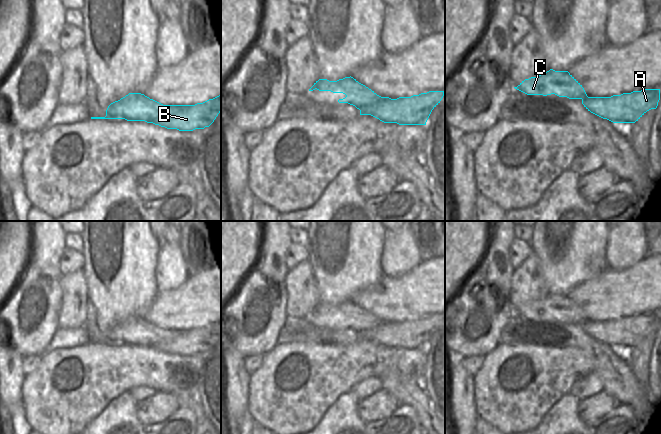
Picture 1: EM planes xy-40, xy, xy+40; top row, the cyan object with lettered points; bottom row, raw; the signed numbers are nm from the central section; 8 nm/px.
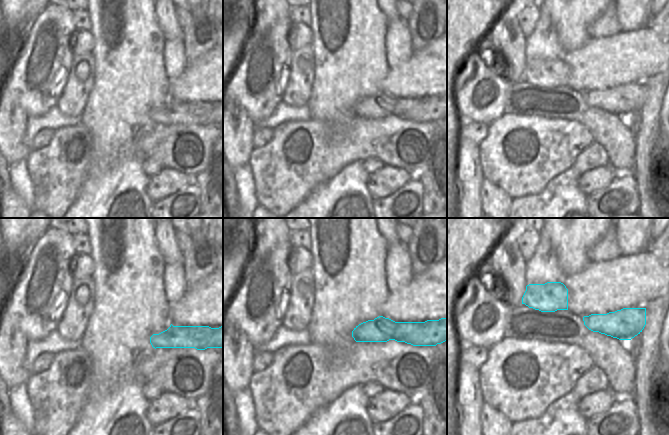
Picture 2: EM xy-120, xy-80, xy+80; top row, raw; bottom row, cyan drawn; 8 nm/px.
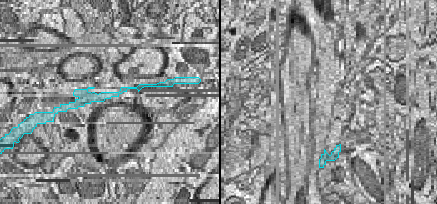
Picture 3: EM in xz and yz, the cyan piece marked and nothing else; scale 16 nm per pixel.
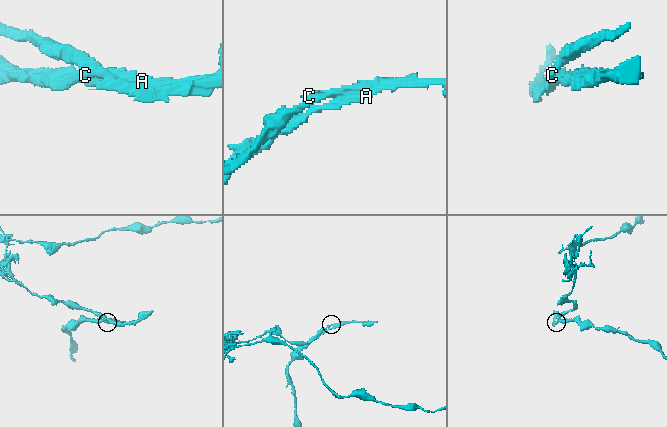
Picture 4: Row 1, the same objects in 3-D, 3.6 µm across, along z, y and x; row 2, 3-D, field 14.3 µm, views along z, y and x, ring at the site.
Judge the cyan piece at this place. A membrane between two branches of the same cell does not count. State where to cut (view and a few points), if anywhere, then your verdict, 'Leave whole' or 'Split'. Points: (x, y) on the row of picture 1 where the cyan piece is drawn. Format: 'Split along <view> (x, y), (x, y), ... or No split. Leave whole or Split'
Split along xy (382, 97), (377, 101), (367, 101), (358, 104), (348, 103). Split.

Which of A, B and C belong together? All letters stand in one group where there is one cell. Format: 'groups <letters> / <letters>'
groups A B / C

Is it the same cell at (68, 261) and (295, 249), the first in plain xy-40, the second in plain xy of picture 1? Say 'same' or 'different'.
same

